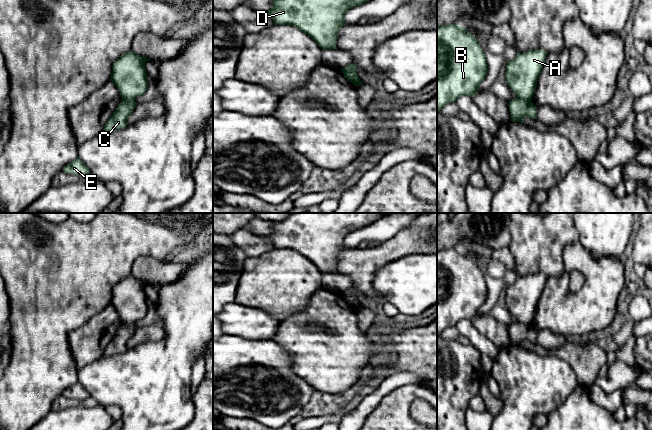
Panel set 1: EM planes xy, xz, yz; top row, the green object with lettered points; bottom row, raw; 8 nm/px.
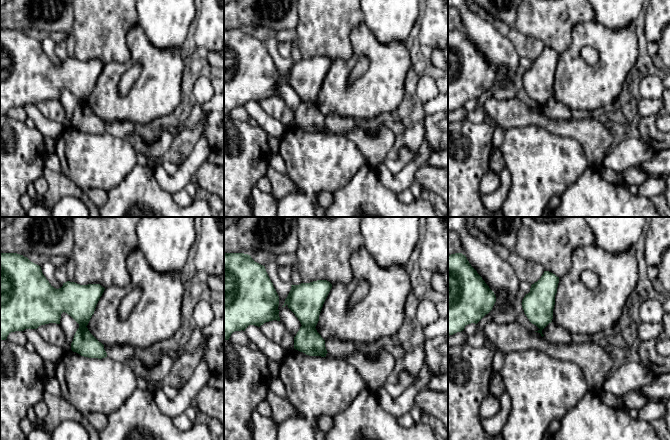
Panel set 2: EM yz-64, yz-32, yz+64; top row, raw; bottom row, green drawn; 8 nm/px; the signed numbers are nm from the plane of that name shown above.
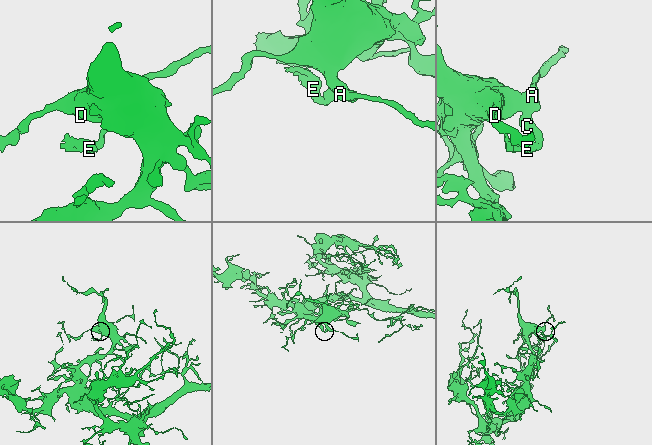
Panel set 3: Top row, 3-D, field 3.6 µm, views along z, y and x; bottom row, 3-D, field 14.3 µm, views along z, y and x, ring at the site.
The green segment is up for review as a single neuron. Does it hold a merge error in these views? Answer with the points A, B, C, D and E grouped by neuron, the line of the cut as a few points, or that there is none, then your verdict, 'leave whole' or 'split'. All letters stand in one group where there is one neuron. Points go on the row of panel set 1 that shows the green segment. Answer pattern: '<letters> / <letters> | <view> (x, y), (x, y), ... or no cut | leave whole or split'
A B D / C E | yz (517, 96), (530, 101) | split

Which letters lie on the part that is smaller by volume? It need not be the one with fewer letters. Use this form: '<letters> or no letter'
C, E

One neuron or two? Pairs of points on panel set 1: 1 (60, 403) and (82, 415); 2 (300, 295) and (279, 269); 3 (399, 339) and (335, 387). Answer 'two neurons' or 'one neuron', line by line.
1: two neurons
2: one neuron
3: two neurons

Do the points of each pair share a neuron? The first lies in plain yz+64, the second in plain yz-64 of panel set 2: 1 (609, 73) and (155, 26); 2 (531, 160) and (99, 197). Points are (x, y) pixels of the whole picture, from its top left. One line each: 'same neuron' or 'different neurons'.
1: different neurons
2: different neurons

